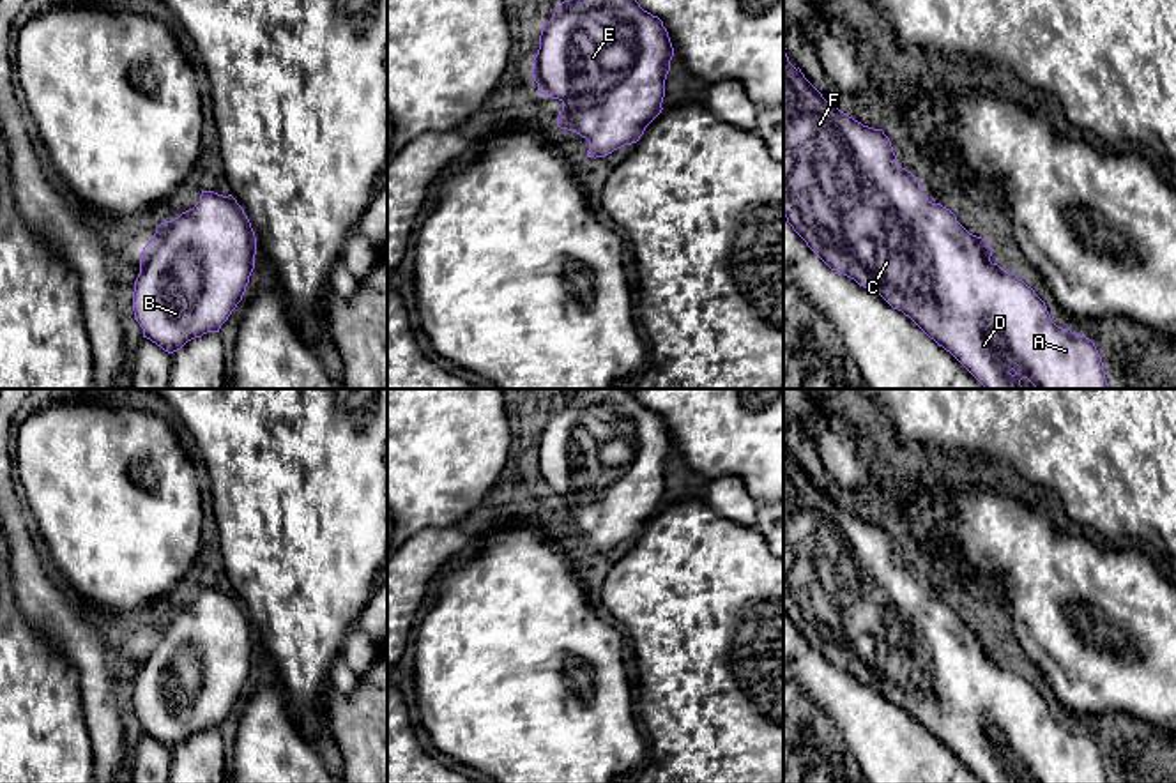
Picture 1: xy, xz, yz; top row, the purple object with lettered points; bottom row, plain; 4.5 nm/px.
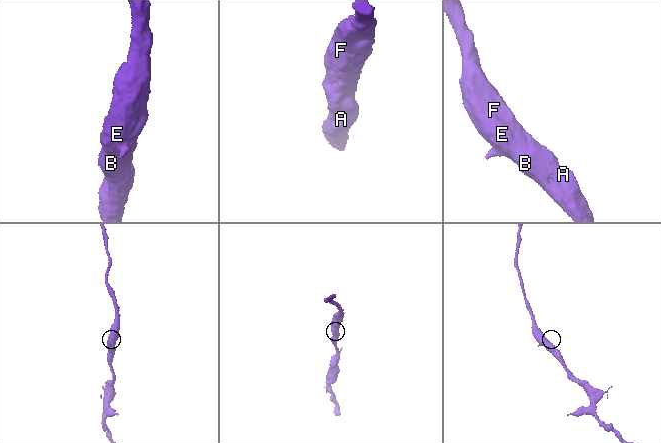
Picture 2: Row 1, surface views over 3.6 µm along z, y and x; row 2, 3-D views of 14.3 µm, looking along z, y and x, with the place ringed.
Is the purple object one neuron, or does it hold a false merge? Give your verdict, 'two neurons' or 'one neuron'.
one neuron

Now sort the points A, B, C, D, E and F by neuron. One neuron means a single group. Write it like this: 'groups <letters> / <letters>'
groups A B C D E F

